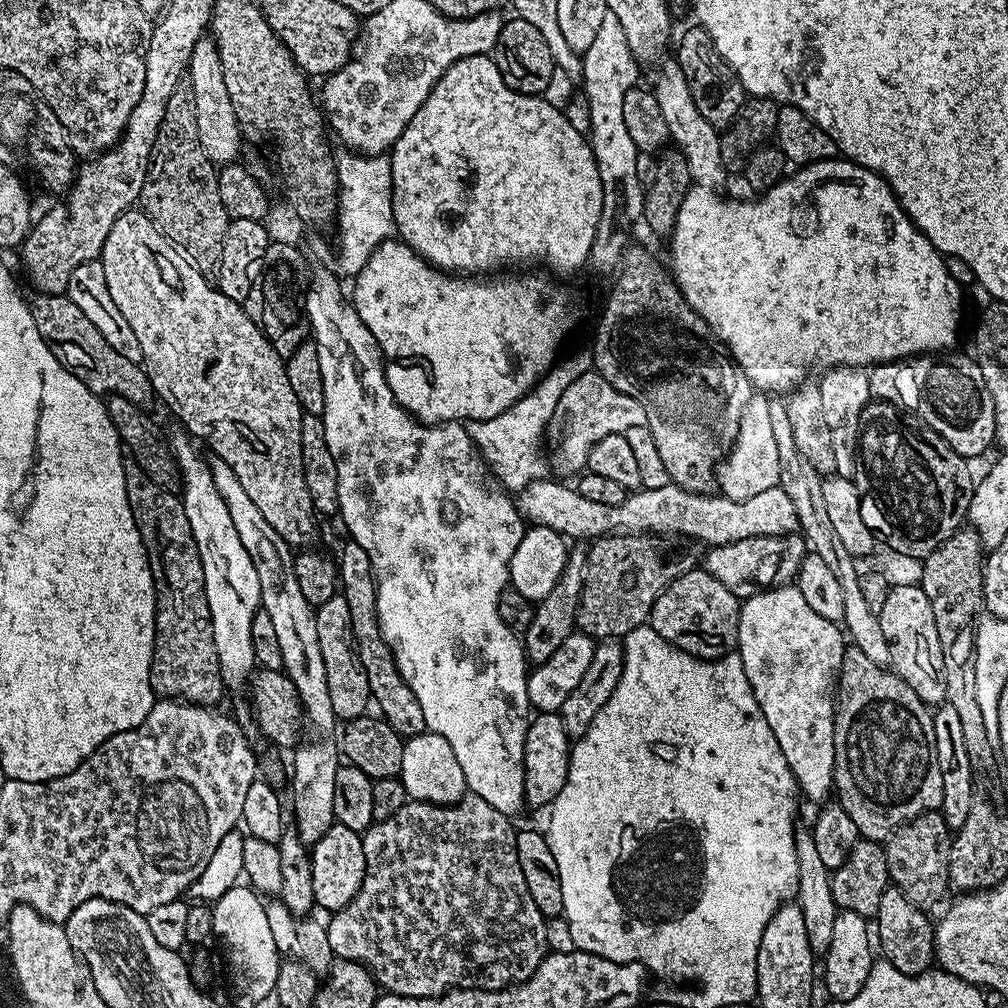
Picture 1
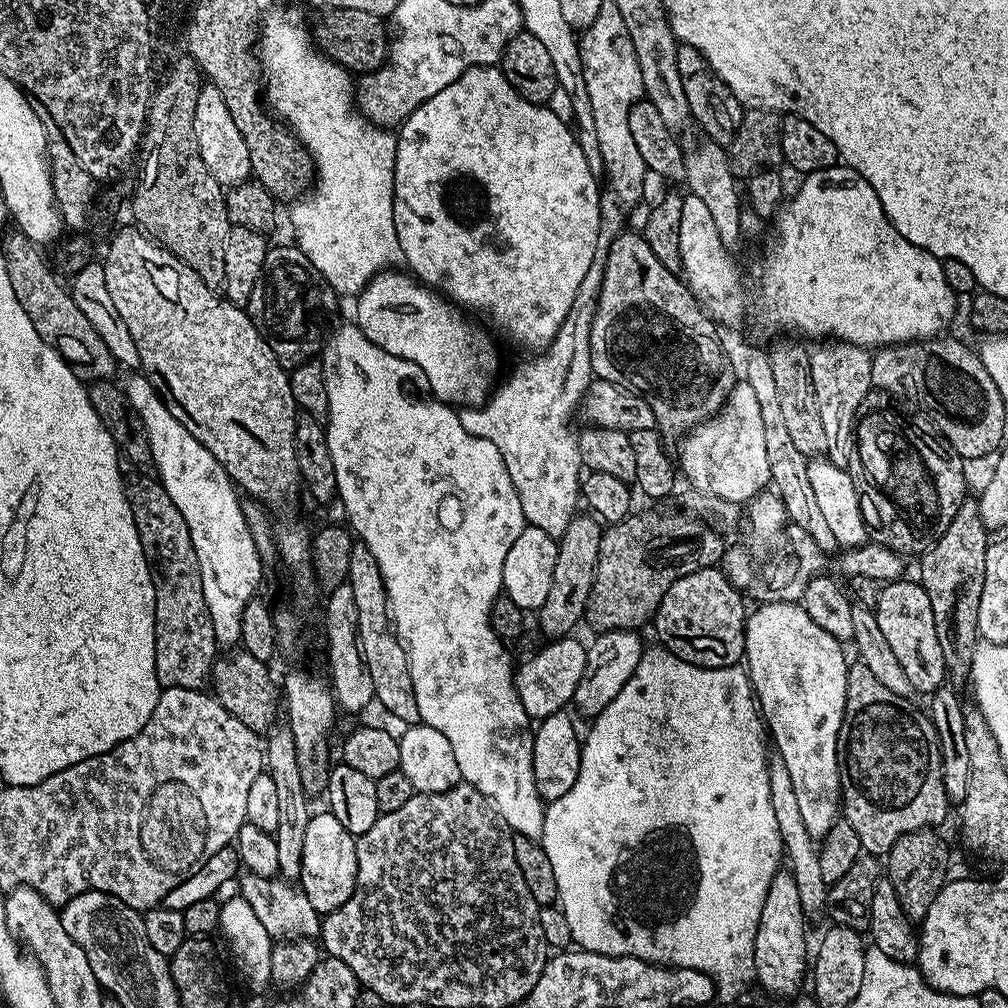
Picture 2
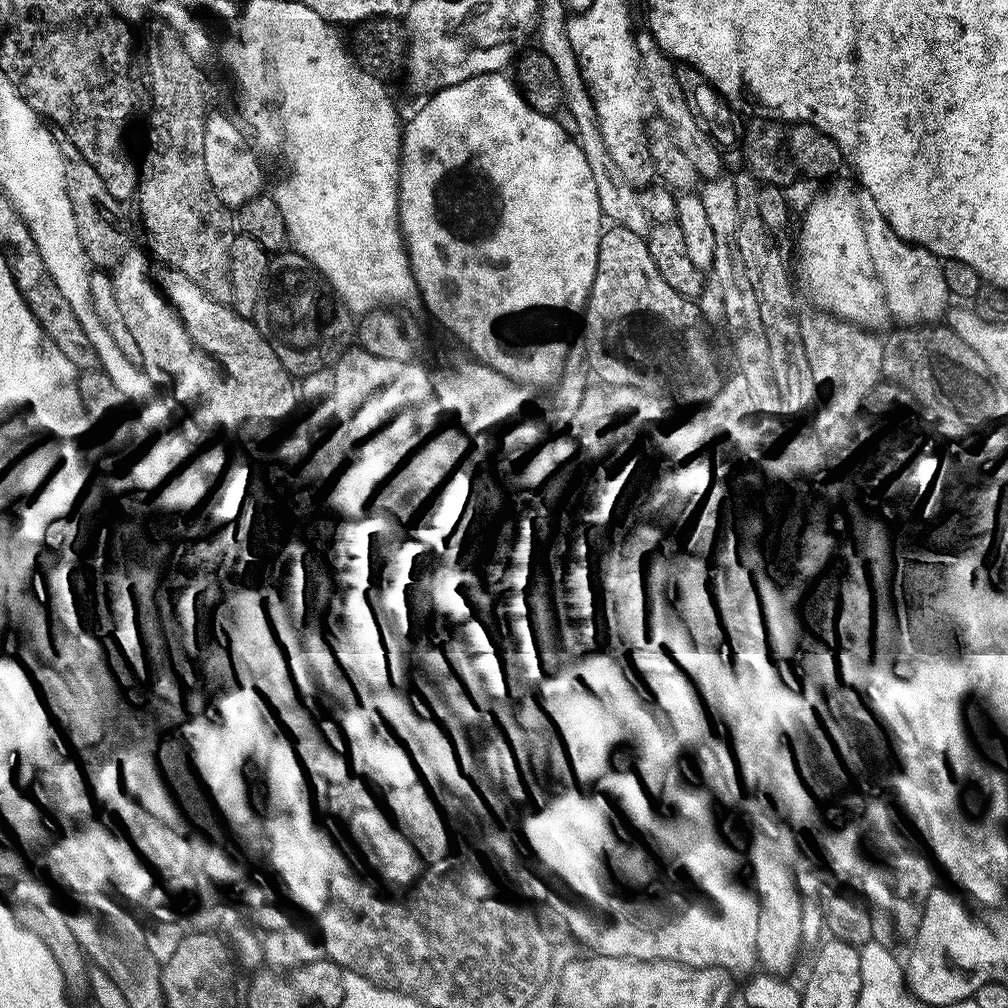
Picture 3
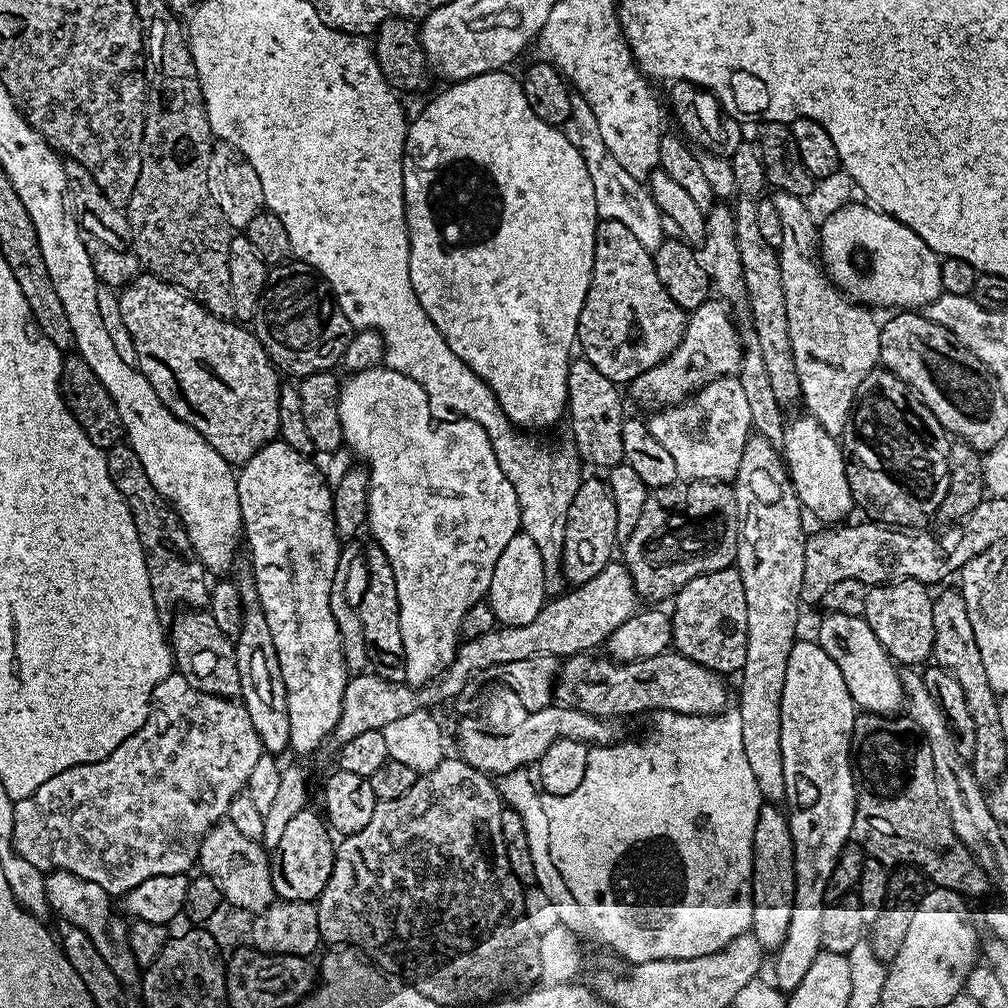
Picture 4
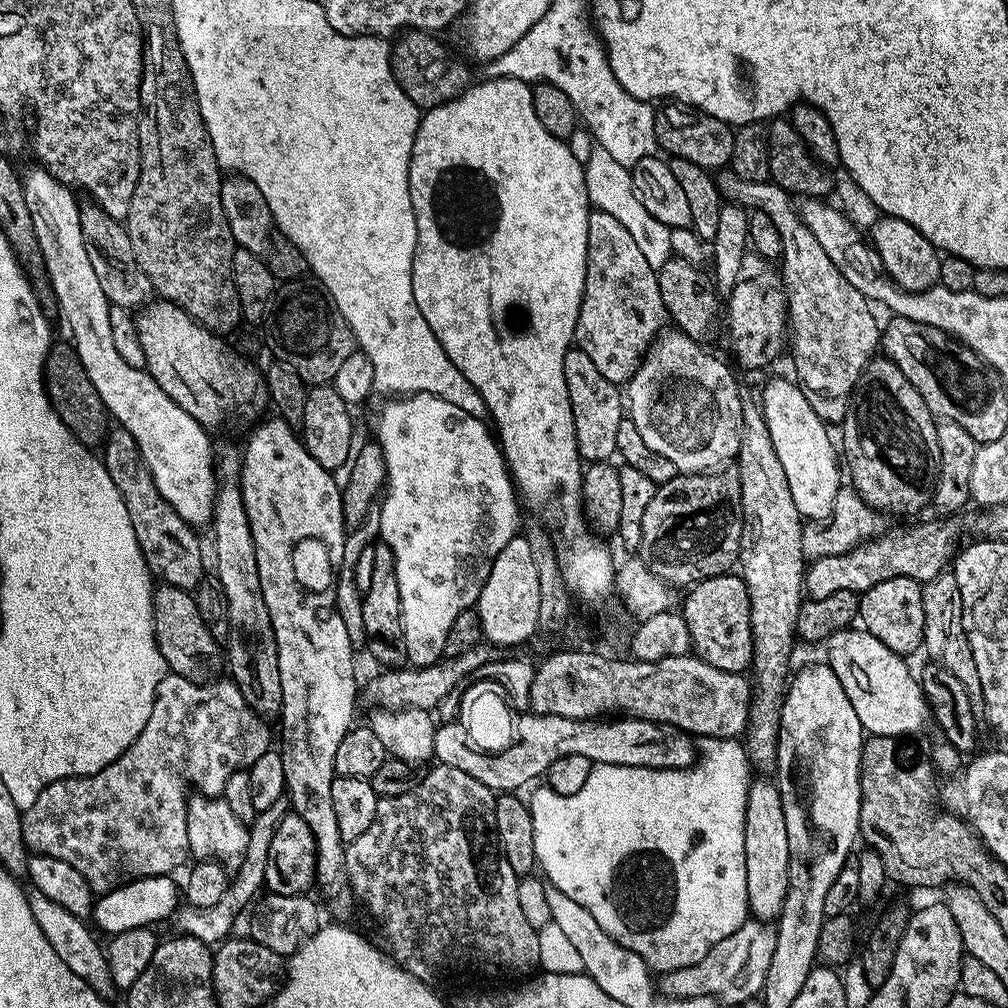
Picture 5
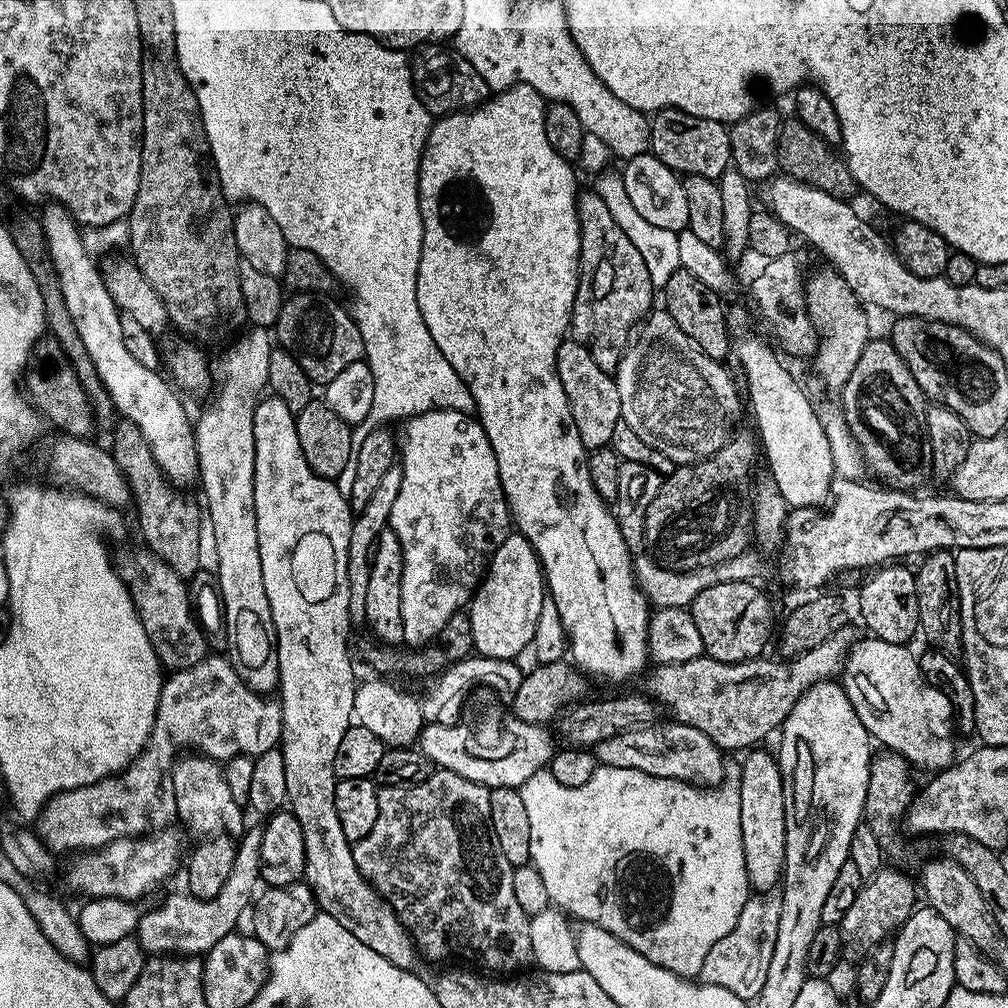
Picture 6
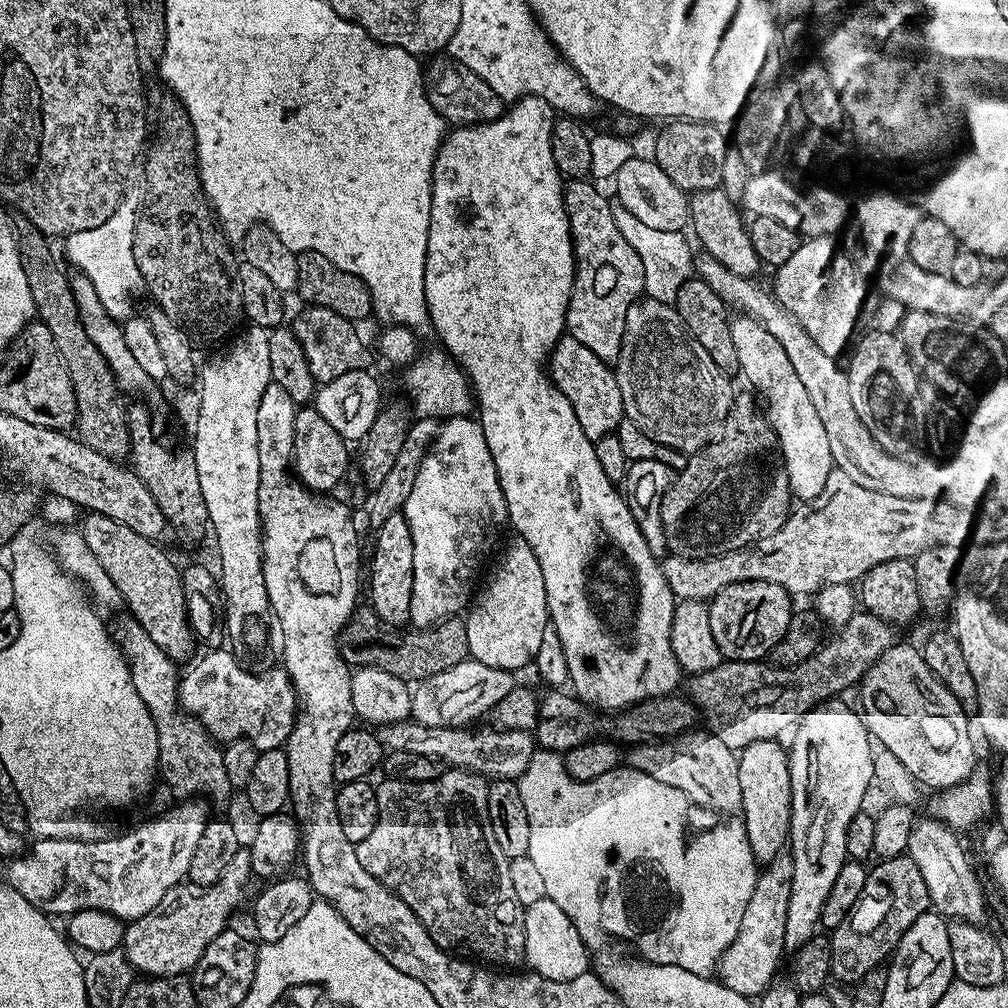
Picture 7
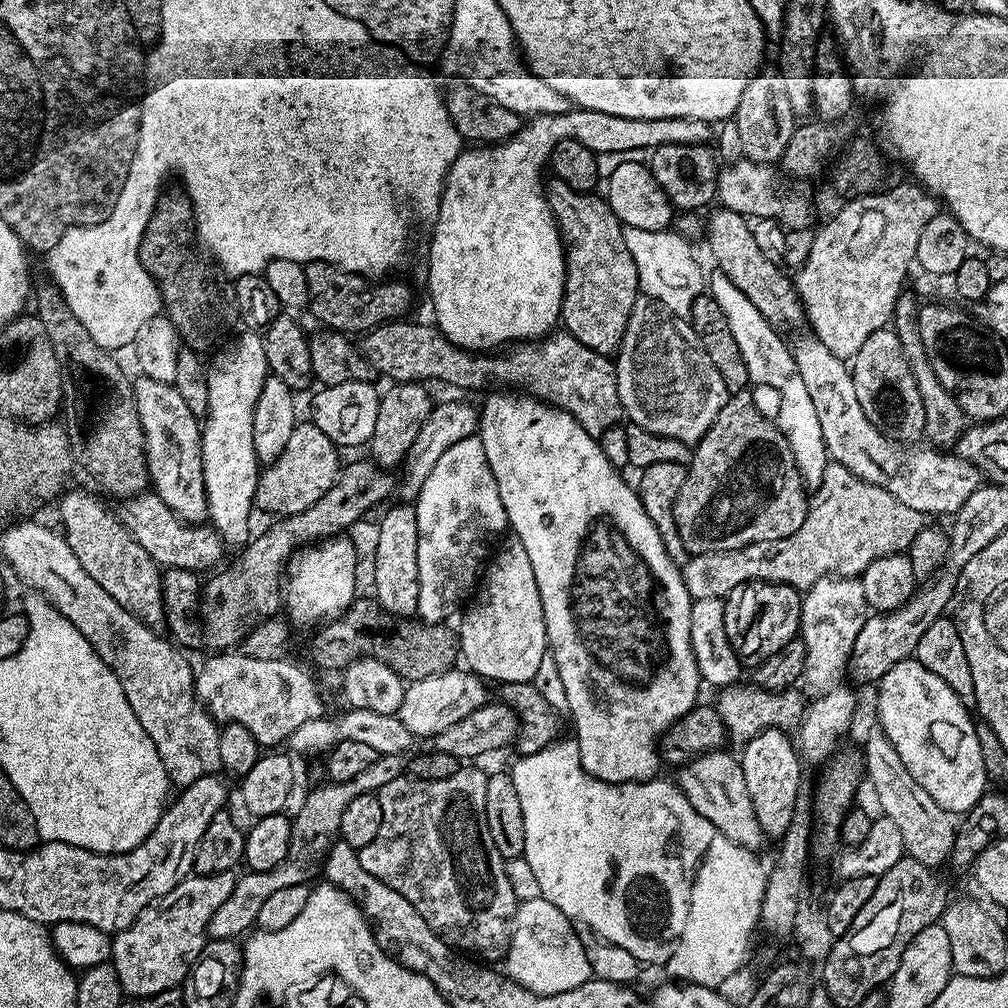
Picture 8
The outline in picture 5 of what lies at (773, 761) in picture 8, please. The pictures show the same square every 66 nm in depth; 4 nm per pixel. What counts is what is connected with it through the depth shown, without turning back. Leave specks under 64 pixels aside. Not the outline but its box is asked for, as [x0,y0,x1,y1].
[744,779,790,922]

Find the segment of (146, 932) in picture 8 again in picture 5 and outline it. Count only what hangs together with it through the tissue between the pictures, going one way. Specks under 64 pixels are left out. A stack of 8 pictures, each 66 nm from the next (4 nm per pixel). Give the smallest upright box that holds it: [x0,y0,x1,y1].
[174,798,289,946]

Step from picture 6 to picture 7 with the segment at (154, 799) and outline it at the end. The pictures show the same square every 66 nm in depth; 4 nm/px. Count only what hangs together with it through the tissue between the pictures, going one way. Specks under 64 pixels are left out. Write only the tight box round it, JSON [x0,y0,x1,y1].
[178,651,298,753]

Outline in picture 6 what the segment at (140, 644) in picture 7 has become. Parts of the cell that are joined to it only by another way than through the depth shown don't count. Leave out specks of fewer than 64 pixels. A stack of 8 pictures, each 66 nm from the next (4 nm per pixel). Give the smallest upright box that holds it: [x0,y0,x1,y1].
[172,754,245,838]

